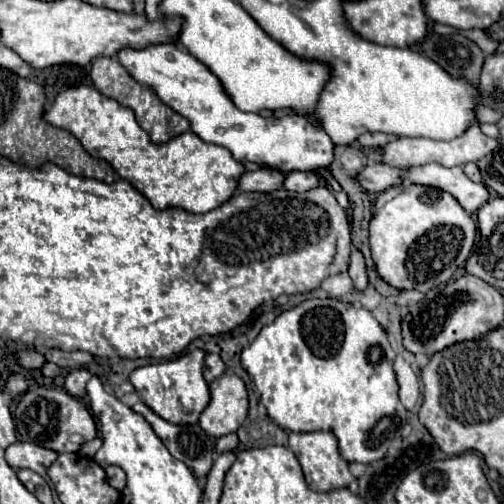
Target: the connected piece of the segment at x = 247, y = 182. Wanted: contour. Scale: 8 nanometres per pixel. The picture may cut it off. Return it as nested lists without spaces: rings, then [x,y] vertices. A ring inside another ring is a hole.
[[[257,169],[257,171],[245,171],[239,179],[239,191],[261,191],[261,193],[269,193],[275,191],[283,185],[285,175],[277,169]]]

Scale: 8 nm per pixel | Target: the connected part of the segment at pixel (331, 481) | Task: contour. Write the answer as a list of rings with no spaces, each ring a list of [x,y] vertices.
[[[315,431],[315,433],[289,433],[289,447],[295,453],[295,457],[301,463],[303,475],[307,485],[317,493],[327,493],[333,489],[349,487],[351,481],[355,481],[353,473],[349,471],[347,461],[339,455],[337,439],[333,433],[327,431]]]

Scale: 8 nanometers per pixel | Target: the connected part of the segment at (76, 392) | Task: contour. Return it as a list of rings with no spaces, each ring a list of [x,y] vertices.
[[[73,369],[69,371],[69,377],[65,377],[65,389],[73,395],[73,397],[79,397],[83,399],[87,395],[87,381],[91,379],[89,371],[87,369]]]

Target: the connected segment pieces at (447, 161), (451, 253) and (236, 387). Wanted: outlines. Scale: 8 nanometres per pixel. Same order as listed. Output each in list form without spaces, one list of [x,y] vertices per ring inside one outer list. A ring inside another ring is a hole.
[[[471,125],[463,135],[451,139],[451,141],[433,141],[433,139],[411,139],[411,137],[399,137],[383,147],[379,147],[379,157],[383,163],[397,167],[397,169],[409,169],[413,165],[425,165],[425,163],[439,163],[443,167],[455,167],[465,165],[469,161],[477,161],[485,155],[489,155],[493,149],[497,149],[499,141],[491,139],[481,133],[479,125]]]
[[[423,185],[389,187],[381,191],[375,199],[373,219],[369,223],[369,247],[377,273],[385,283],[399,291],[417,289],[421,293],[427,293],[433,287],[447,283],[455,275],[455,271],[467,261],[471,247],[475,243],[475,233],[475,221],[469,213],[465,213],[465,209],[461,209],[461,205],[449,193]]]
[[[223,373],[209,383],[209,391],[211,401],[199,419],[201,429],[211,437],[223,437],[237,431],[247,417],[245,383],[233,373]]]

